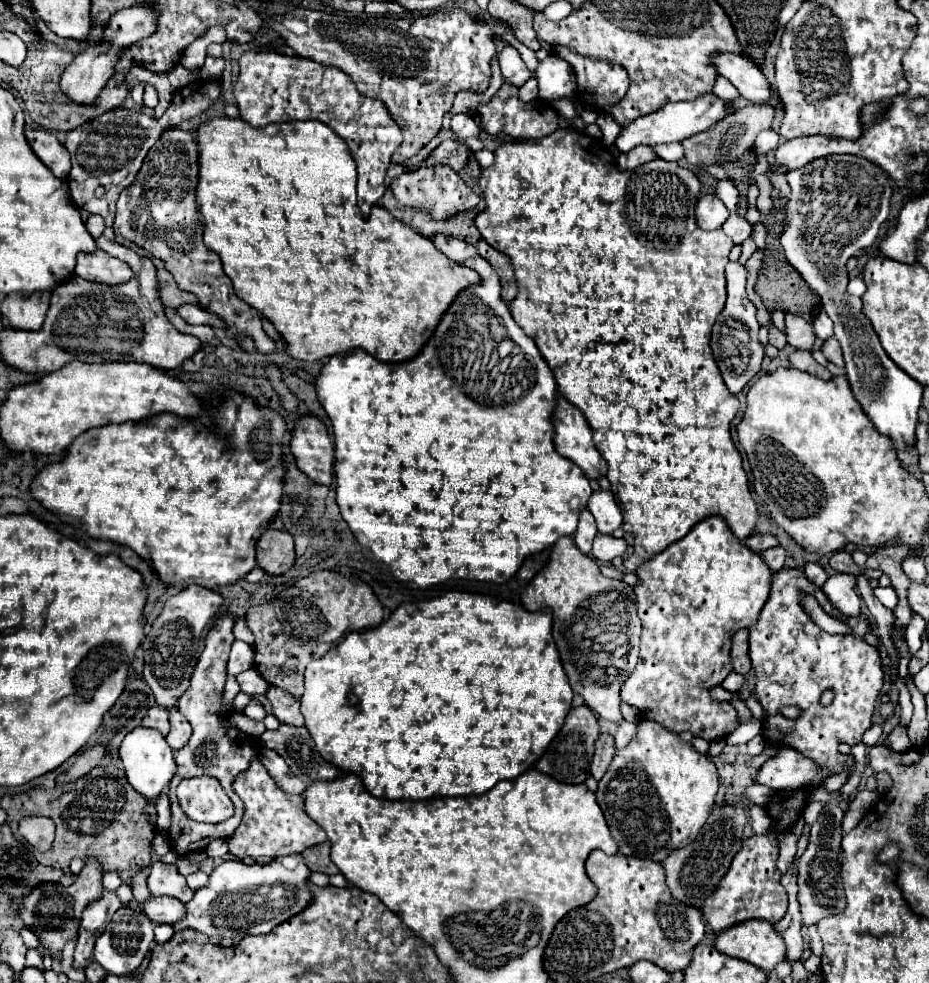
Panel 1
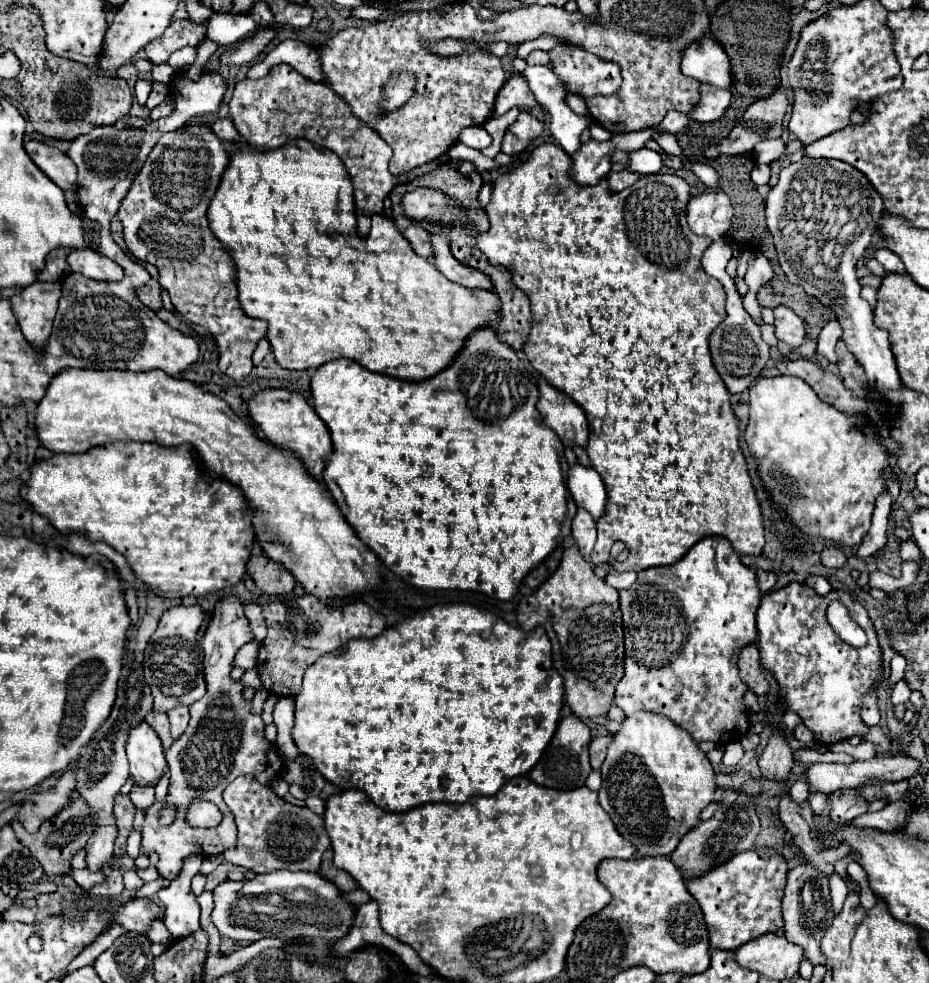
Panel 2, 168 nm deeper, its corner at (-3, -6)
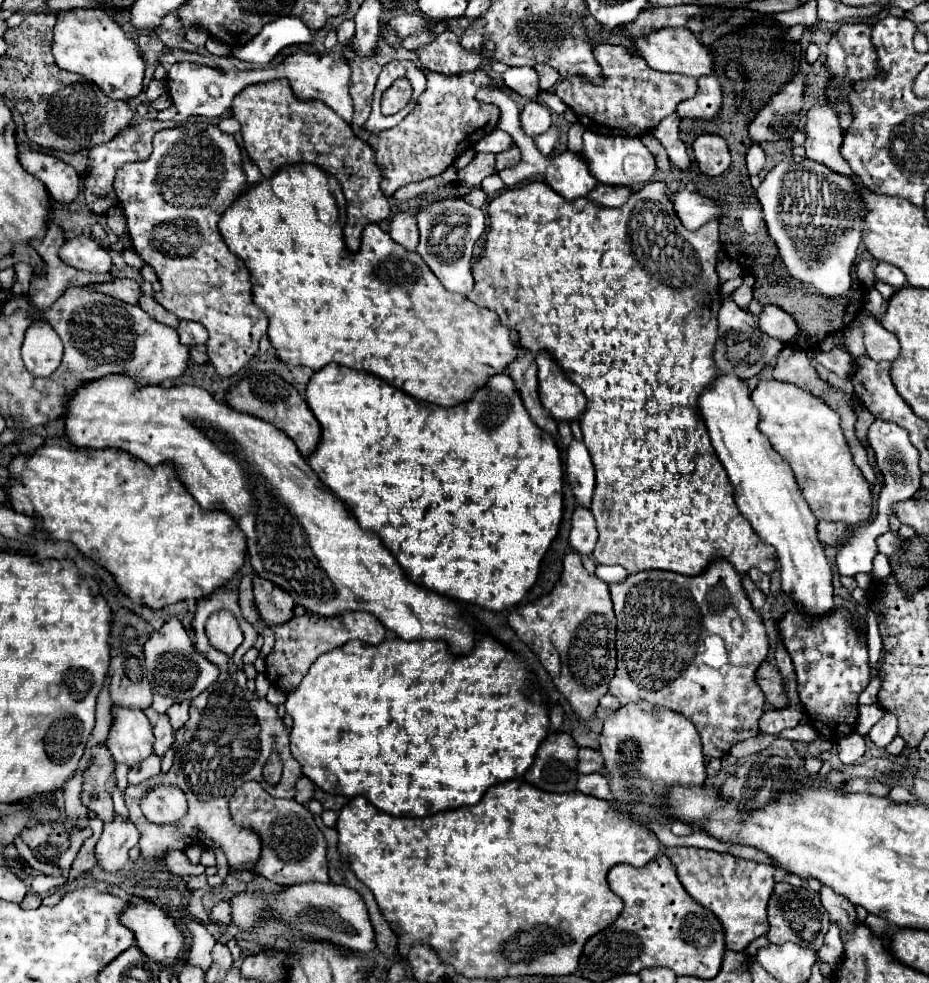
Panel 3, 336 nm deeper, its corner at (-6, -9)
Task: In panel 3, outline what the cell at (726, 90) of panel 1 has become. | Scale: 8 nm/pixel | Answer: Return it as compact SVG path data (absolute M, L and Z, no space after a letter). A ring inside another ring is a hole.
M716 76L700 78L698 92L694 98L680 102L676 114L680 118L702 118L714 120L722 110L722 88Z

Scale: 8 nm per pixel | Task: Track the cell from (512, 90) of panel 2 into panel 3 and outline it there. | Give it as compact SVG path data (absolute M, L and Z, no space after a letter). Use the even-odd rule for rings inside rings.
M534 100L528 102L520 114L520 122L522 122L522 130L528 136L546 132L546 106Z

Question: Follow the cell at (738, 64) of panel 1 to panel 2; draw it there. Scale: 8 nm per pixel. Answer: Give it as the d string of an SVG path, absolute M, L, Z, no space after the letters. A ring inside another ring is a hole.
M711 35L695 39L681 51L681 73L715 87L729 89L733 85L729 57Z

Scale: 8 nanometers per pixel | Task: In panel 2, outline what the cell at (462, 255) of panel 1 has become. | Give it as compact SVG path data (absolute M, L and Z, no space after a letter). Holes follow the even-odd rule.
M411 225L403 231L403 237L411 243L413 251L421 257L425 257L427 261L433 259L433 251L431 251L431 241L429 241L429 233L417 225Z

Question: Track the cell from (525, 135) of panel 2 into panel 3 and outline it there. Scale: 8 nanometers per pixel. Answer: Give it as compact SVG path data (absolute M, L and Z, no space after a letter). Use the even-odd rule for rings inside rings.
M512 144L508 150L496 154L496 172L508 168L508 166L516 166L516 162L520 162L520 148L516 144Z

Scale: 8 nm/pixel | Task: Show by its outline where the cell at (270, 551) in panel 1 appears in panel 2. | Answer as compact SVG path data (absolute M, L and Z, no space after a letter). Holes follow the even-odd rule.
M255 555L247 563L247 573L257 585L257 591L275 597L275 595L289 595L295 587L295 579L289 571L285 571L281 565L273 563L265 555Z

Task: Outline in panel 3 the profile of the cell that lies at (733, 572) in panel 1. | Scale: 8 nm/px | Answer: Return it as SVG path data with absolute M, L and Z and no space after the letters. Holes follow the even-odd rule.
M716 558L698 576L688 578L688 582L676 572L638 572L620 584L612 584L610 594L618 620L618 670L610 682L610 694L616 696L622 706L630 702L650 702L680 712L696 726L706 758L722 758L732 744L760 734L758 720L764 712L764 694L754 674L768 656L768 636L760 614L752 610L752 602L744 592L742 576L728 560ZM710 634L722 636L728 650L728 662L720 668L702 662L702 640Z

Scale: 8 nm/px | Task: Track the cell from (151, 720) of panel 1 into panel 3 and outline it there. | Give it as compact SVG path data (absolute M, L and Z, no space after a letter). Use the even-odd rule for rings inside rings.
M146 708L144 714L148 716L148 720L154 728L154 736L156 736L154 752L156 752L156 756L164 756L172 748L172 742L174 742L174 730L170 726L170 720L166 714L158 714L152 708Z

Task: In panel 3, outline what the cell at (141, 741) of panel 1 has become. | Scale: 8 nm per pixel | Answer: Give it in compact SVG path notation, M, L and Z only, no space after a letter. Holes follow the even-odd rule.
M116 708L114 722L108 736L108 746L116 762L128 768L138 766L142 760L154 754L154 734L148 718L142 710Z

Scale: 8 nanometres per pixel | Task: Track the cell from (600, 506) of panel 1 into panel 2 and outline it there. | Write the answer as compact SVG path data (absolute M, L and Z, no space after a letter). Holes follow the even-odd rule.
M581 463L571 465L567 473L567 487L575 503L587 509L593 519L599 519L605 513L607 491L593 467L585 467Z

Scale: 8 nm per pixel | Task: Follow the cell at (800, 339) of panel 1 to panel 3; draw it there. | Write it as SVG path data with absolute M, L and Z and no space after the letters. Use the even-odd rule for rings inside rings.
M770 304L764 306L764 312L758 316L758 320L760 320L760 330L780 340L782 344L792 342L800 332L796 320L778 306L770 306Z

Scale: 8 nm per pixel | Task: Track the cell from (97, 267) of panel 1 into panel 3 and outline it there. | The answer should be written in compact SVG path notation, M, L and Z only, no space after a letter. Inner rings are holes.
M72 238L66 240L60 248L60 258L78 270L94 272L94 274L106 274L112 268L112 260L108 252L92 238Z

